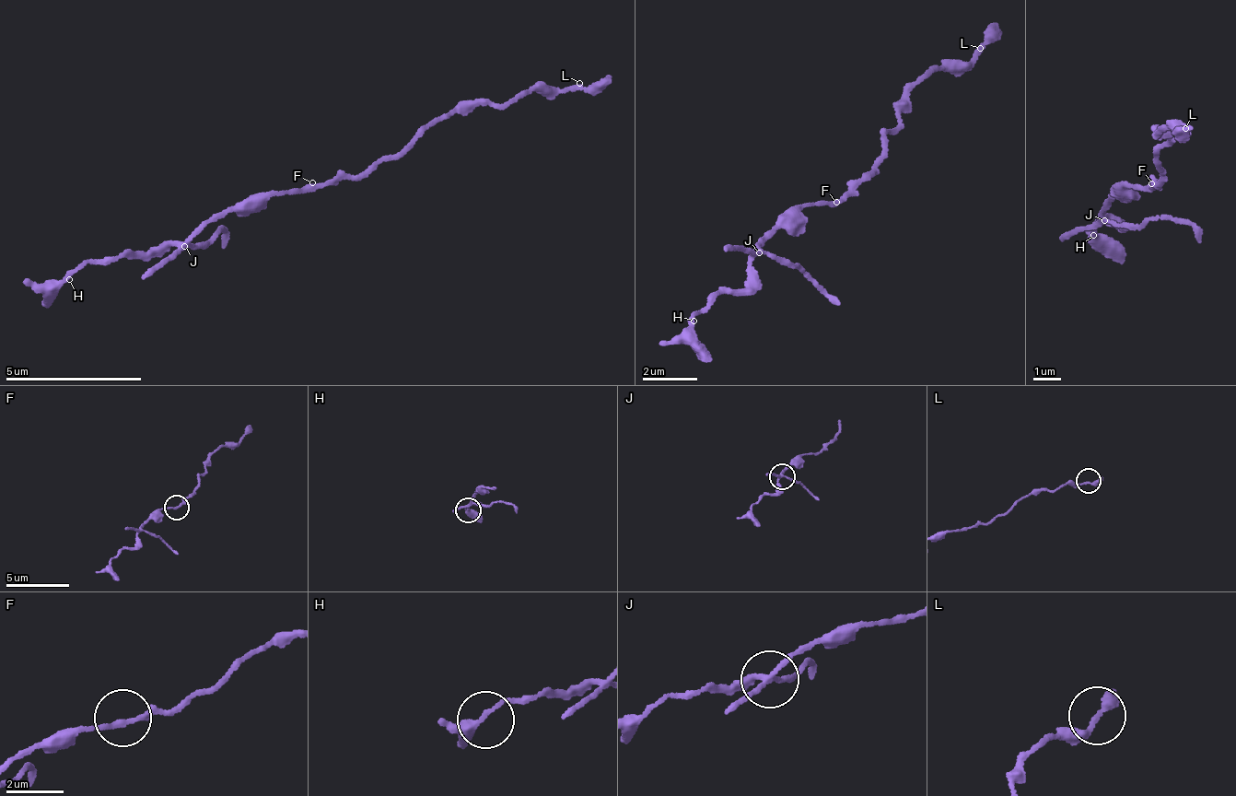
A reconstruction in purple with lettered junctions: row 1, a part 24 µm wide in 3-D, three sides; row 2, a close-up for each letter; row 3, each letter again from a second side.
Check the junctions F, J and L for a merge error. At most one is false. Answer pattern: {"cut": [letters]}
{"cut": ["J"]}

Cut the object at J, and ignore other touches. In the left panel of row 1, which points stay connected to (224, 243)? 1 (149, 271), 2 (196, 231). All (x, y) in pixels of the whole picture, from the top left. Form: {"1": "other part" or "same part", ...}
{"1": "other part", "2": "other part"}

